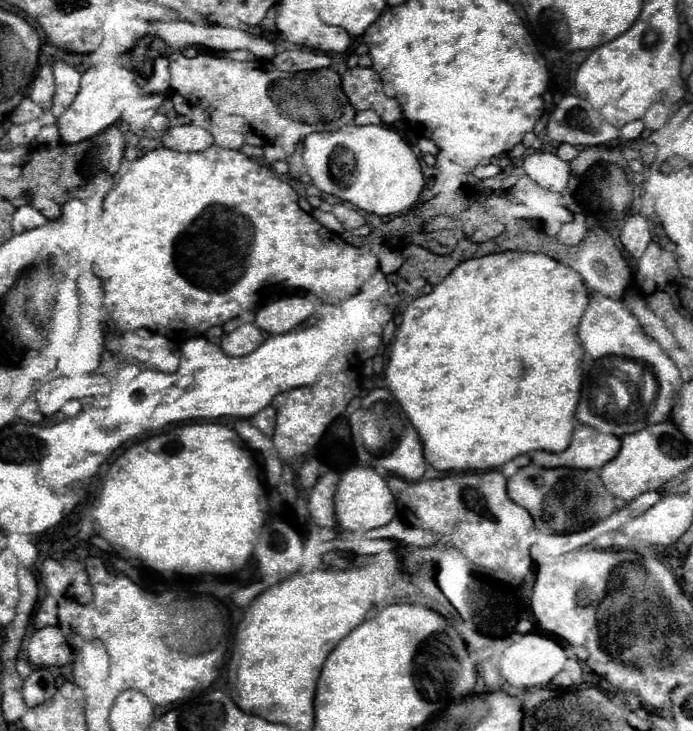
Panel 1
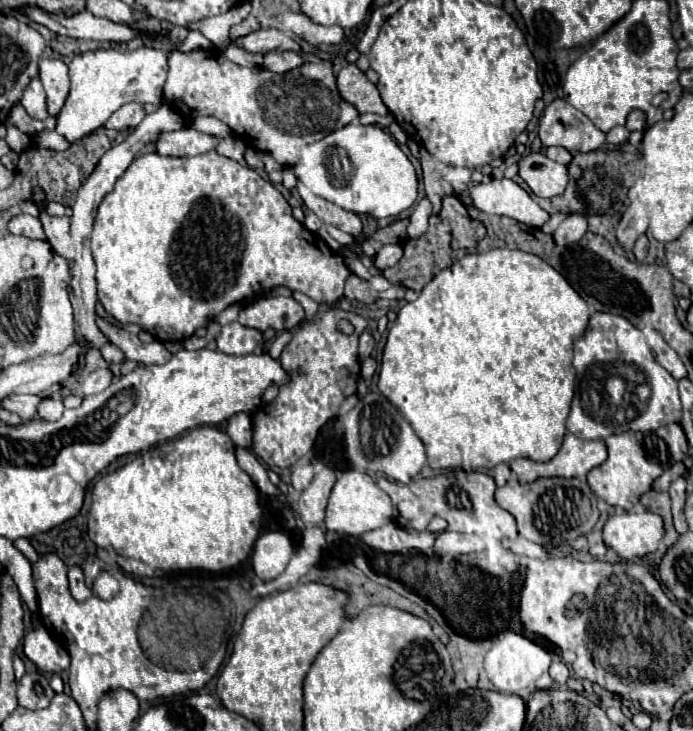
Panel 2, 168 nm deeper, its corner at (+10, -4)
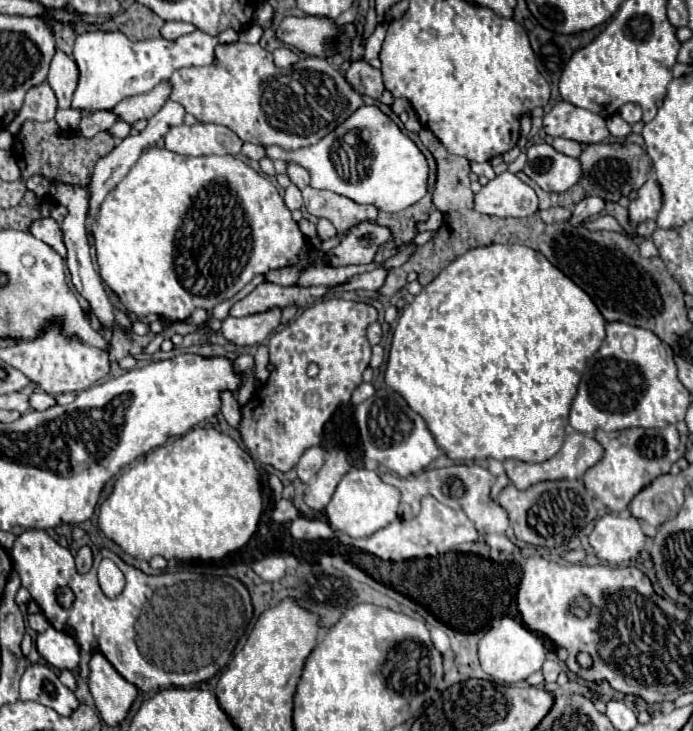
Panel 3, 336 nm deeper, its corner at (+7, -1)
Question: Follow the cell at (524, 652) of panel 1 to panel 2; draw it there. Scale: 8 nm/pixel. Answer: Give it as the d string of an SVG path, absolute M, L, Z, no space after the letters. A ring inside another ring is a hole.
M514 631L500 633L494 639L492 649L488 651L488 655L484 659L486 675L492 681L492 685L496 687L496 691L500 691L500 693L522 693L524 689L532 687L534 681L550 669L550 665L552 665L552 655L548 651L544 651L540 645L532 643L530 639L526 639Z

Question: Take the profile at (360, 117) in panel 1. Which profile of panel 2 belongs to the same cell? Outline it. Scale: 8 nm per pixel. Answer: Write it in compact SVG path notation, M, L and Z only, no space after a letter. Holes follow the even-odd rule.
M362 113L362 115L358 117L358 121L360 121L362 125L390 125L392 119L394 119L392 115L380 117L380 115L374 115L374 113Z

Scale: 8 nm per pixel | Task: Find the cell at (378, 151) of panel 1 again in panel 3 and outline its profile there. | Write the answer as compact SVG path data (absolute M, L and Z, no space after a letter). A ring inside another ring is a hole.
M379 106L357 108L343 124L313 146L293 152L278 146L266 148L271 160L295 162L311 174L311 186L331 190L357 204L375 204L385 212L399 212L413 206L427 194L429 166L417 144Z

